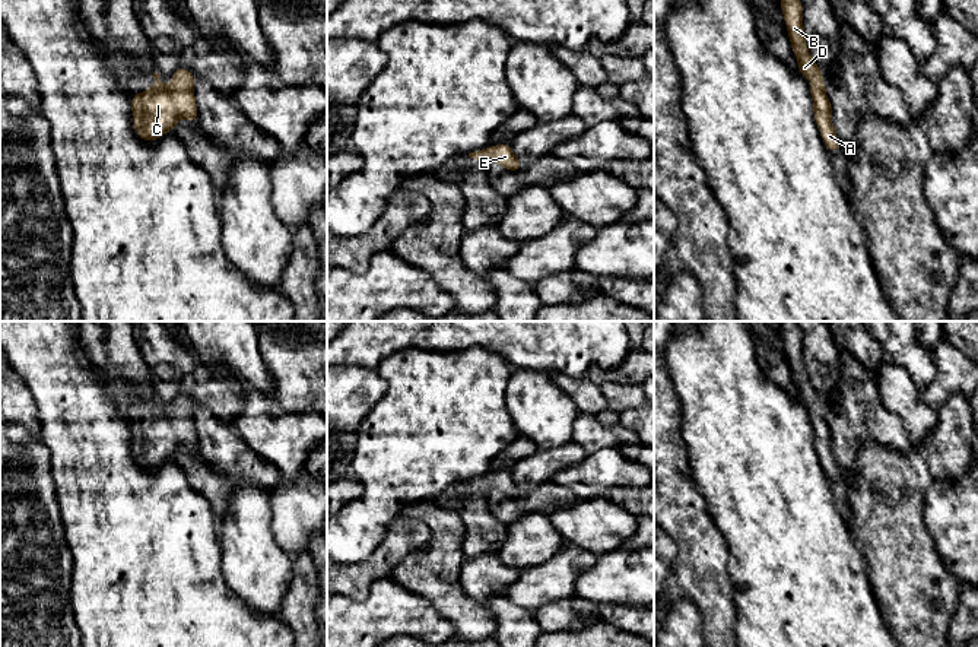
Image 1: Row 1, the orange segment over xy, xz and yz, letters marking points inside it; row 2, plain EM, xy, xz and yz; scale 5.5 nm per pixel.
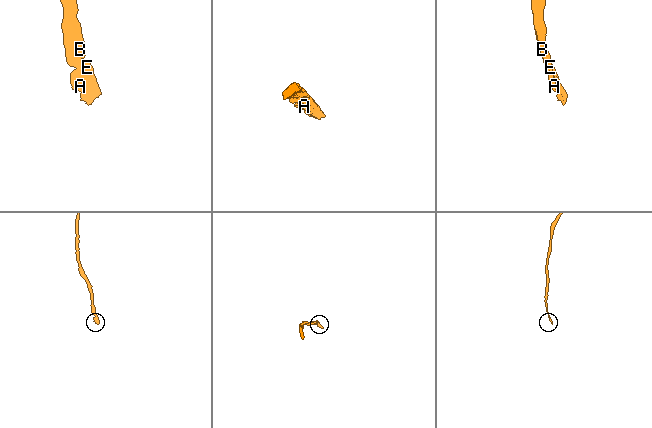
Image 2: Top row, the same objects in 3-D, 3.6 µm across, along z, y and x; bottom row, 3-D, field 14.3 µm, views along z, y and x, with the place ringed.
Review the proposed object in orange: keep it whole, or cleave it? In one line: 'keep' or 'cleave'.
keep

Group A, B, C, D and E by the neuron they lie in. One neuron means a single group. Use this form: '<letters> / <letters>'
A B C D E

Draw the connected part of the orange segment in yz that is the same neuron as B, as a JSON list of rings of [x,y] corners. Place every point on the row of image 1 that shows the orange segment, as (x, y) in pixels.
[[[781,0],[781,10],[791,41],[791,50],[798,57],[797,69],[810,82],[810,95],[813,99],[815,121],[820,131],[825,146],[829,152],[841,149],[841,142],[832,126],[832,105],[825,91],[822,70],[815,63],[806,45],[803,29],[803,7],[800,0]]]

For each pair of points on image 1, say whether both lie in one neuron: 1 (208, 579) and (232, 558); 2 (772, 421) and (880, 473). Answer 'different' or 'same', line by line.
1: different
2: different

